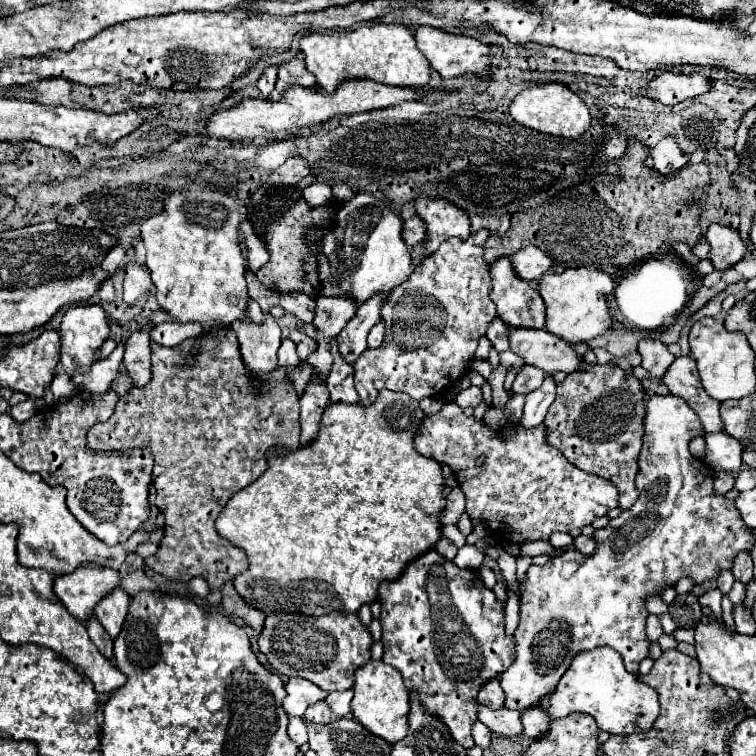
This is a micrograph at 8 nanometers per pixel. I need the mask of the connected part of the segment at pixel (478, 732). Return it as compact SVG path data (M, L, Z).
M475 720L473 726L471 726L471 732L473 732L473 740L475 740L475 744L479 744L481 748L487 748L487 746L489 746L491 732L489 732L489 728L487 728L483 722Z

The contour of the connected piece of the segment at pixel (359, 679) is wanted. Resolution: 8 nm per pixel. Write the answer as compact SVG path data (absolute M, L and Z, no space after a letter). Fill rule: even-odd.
M369 660L363 668L355 670L353 684L353 700L351 712L359 724L363 724L369 732L381 736L389 744L395 744L407 734L407 712L409 712L409 690L405 688L399 672L395 668L383 664L381 660Z

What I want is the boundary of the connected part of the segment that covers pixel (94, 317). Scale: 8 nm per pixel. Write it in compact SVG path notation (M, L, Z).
M87 304L87 306L69 306L61 320L61 366L63 370L73 376L75 372L85 372L95 362L95 350L107 340L109 336L109 322L101 304Z

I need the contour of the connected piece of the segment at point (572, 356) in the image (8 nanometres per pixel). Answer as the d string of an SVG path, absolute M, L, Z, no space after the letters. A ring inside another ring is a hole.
M511 328L509 330L511 350L525 360L525 364L539 366L545 374L553 372L575 372L581 364L581 356L575 354L571 344L551 336L547 330L535 328Z

